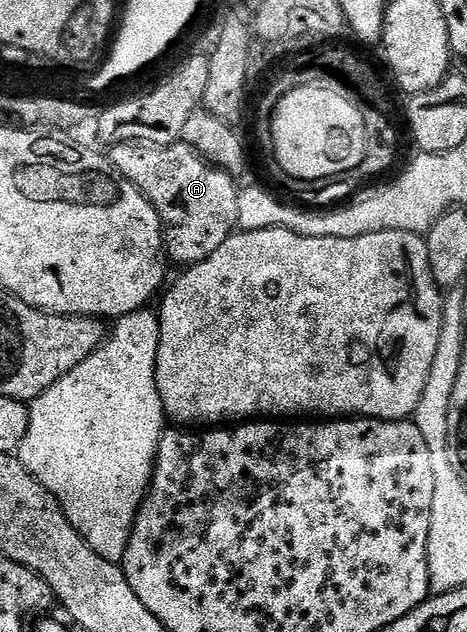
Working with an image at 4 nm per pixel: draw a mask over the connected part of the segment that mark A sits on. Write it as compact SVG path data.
M178 140L171 146L150 146L124 142L107 150L109 162L122 176L131 180L155 208L165 231L165 253L182 262L182 267L207 260L219 244L238 229L239 186L234 175L200 158L191 147Z

